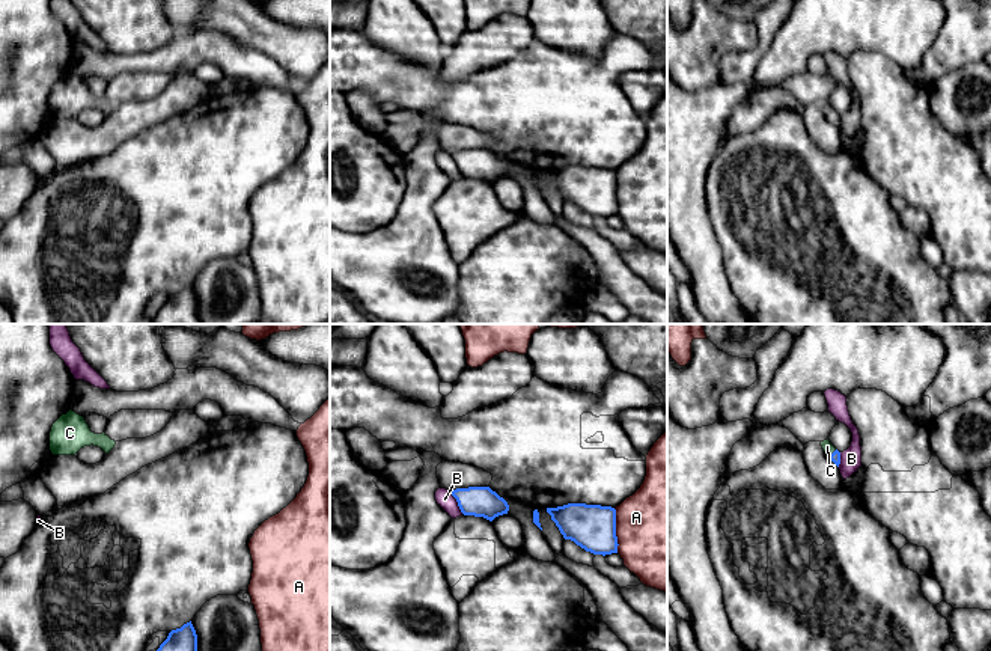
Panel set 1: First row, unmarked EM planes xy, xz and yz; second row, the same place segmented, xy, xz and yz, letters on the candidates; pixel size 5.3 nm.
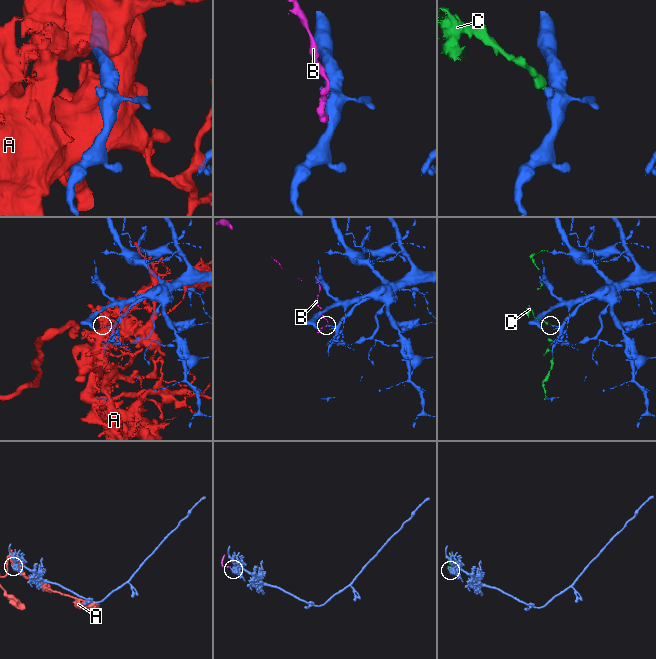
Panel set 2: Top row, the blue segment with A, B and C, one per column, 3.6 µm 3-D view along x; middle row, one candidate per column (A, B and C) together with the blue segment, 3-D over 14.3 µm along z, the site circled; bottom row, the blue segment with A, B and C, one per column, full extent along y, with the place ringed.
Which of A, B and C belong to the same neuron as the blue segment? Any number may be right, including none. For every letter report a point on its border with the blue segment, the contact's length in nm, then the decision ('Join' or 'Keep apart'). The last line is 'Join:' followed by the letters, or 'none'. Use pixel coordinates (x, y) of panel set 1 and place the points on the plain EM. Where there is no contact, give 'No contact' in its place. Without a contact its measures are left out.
A: Touches blue at xz (615, 193). Shared border 240 nm. Keep apart
B: Touches blue at xz (457, 163). Shared border 140 nm. Keep apart
C: Touches blue at yz (832, 116). Shared border 60 nm. Join
Join: C

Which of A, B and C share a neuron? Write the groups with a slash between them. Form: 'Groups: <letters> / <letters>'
Groups: A / B / C

